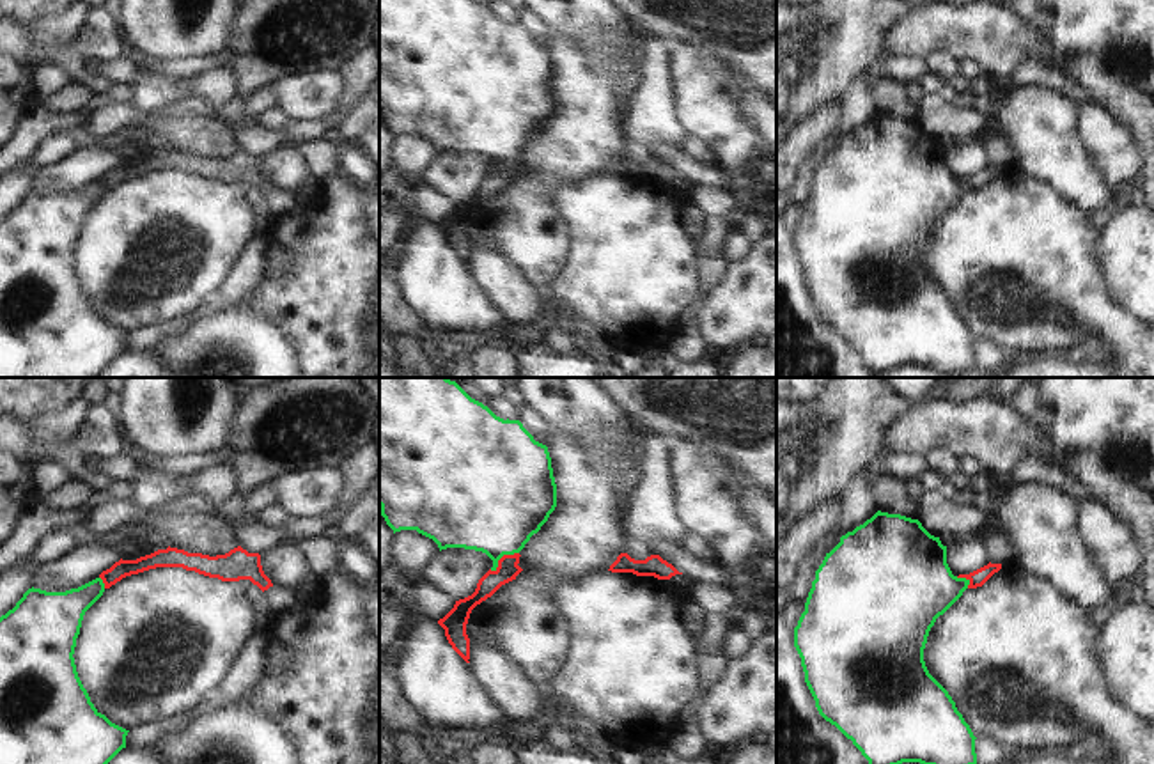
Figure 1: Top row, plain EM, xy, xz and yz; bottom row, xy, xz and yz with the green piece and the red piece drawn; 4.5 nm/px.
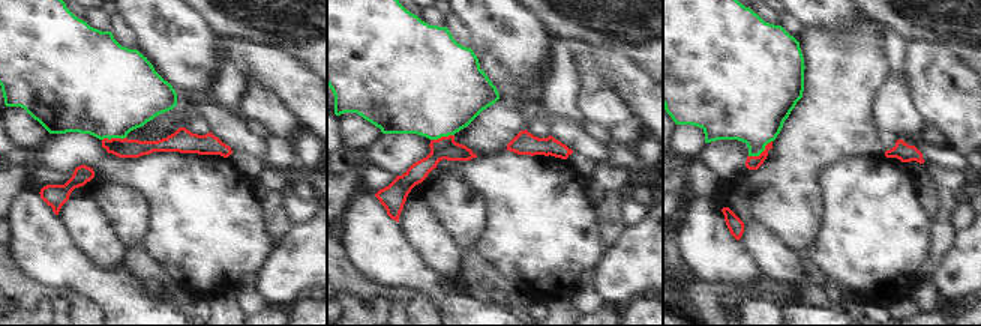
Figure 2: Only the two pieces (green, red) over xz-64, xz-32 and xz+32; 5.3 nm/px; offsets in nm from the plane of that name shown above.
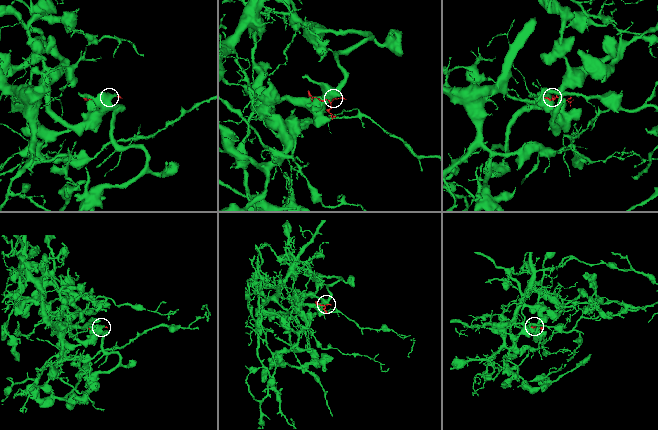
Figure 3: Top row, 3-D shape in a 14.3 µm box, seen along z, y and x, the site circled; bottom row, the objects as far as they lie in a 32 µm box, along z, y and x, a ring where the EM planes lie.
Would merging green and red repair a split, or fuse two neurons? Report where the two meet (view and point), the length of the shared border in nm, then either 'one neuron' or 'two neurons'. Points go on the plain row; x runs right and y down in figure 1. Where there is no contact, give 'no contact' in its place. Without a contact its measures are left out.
meets green in xz at (502, 158); contact 160 nm long; two neurons

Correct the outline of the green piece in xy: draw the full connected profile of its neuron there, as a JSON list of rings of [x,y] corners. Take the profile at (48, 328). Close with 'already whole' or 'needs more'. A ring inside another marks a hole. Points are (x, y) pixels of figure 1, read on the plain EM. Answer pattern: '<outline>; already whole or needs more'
[[[101,181],[66,195],[32,190],[0,220],[0,378],[96,378],[126,351],[129,333],[94,310],[73,261],[83,218],[103,195]]]; already whole

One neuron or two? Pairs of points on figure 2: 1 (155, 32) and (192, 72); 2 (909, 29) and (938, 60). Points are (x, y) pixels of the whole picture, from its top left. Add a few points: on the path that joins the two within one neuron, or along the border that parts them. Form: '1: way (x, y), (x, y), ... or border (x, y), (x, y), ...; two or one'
1: way (165, 42), (185, 62); one
2: border (906, 39), (923, 39), (945, 47), (951, 53); two

